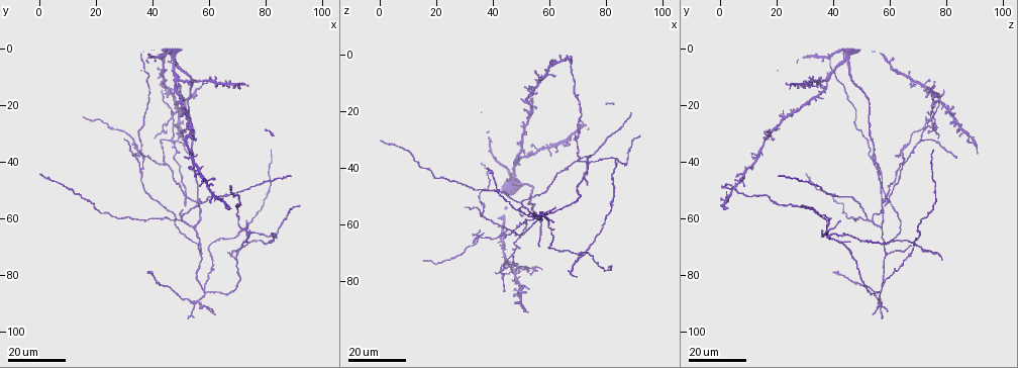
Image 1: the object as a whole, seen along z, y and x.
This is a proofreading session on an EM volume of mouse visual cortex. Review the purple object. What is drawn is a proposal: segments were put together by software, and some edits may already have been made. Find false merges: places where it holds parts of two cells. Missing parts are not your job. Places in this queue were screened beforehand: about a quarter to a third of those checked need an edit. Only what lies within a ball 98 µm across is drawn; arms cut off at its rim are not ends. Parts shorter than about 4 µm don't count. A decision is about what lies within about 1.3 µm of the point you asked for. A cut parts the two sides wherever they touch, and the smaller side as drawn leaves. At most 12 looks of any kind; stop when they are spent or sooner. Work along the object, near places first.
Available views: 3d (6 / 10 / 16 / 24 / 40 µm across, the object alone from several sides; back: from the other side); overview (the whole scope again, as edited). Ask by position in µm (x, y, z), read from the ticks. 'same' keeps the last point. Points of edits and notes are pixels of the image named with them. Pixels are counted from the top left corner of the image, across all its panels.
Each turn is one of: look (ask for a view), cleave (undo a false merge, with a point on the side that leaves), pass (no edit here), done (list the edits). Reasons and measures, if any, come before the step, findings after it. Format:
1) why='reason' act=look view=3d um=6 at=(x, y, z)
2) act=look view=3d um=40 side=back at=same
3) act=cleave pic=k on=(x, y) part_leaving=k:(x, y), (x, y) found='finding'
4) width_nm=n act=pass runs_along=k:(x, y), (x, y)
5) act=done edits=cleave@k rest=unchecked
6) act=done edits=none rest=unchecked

why='three-way junction' act=look view=3d um=16 at=(84, 66, 37)

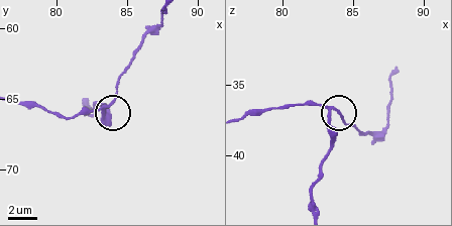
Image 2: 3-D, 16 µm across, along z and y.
why='zoom in' act=look view=3d um=6 at=(83.2, 65.8, 37.0)

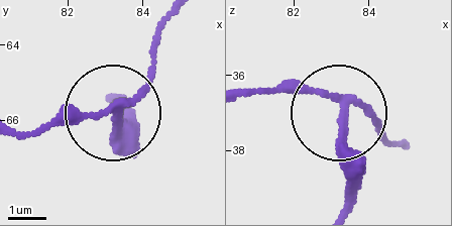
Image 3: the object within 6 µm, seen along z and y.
arms=3 act=cleave pic=3 on=(110, 138) found='a second cell is stuck on'

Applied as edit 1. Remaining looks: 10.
why='four-way junction' act=look view=3d um=16 at=(74, 65, 39)

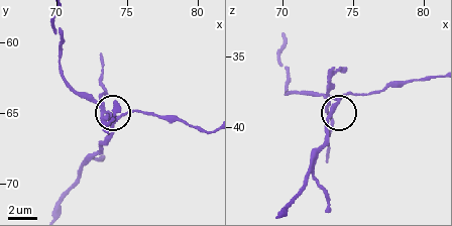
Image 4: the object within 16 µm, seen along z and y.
act=look view=3d um=10 at=(72.8, 64.6, 37.8)

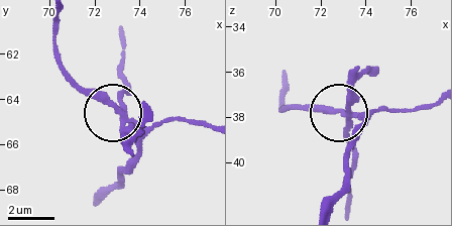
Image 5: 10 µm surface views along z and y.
width_nm=230 act=cleave pic=5 on=(118, 92) part_leaving=5:(119, 114), (125, 93), (121, 25) found='two cells meet here'

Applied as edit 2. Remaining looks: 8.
why='a fork' act=look view=3d um=16 at=(56, 89, 57)

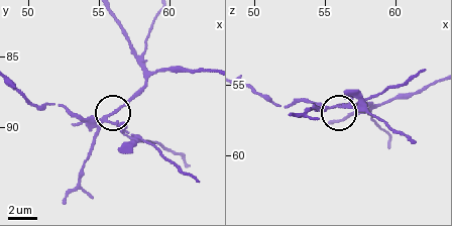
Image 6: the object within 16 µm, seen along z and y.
act=look view=3d um=6 at=(55.4, 89.6, 56.4)

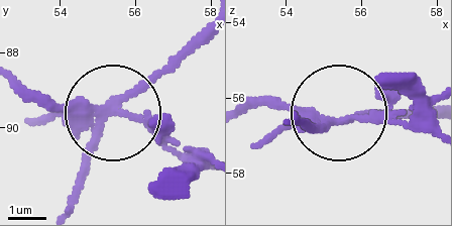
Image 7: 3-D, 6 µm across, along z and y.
arms=3 act=cleave pic=7 on=(154, 120) part_leaving=7:(101, 112), (17, 93) found='a second cell is stuck on'

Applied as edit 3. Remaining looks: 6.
why='three-way junction' act=look view=3d um=24 at=(55, 64, 57)

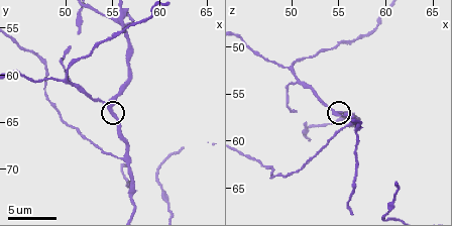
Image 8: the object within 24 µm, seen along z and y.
act=look view=3d um=10 at=(54.4, 63.2, 56.8)

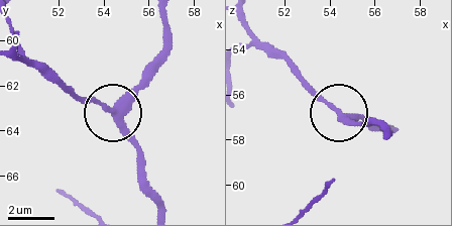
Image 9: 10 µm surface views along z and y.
arms=3 act=pass runs_along=9:(164, 20), (162, 62), (118, 107), (74, 92) found='continuous, no second cell'

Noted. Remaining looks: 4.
why='four or more arms meet' act=look view=3d um=6 at=(56.2, 69.0, 58.2)

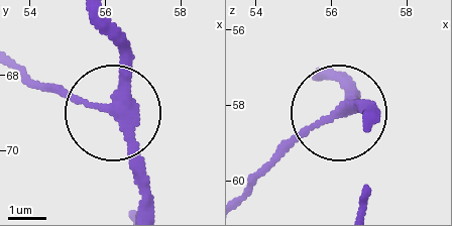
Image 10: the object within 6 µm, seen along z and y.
act=look view=3d um=6 side=back at=(56.00, 68.80, 58.30)

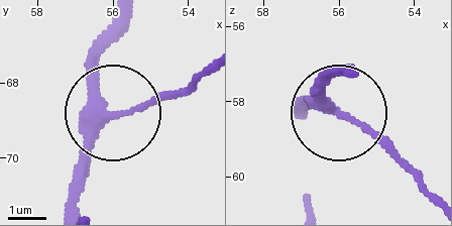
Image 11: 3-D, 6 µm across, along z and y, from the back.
act=pass runs_along=11:(131, 18), (96, 67), (105, 105), (124, 115), (208, 77) found='continuous, no second cell'

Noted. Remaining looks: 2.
why='a fork' act=look view=3d um=16 at=(50.8, 61.0, 53.6)

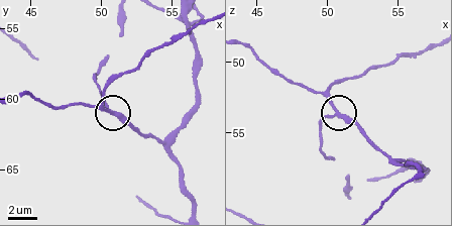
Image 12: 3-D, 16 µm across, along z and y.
act=look view=3d um=16 side=back at=(50.8, 60.8, 53.6)

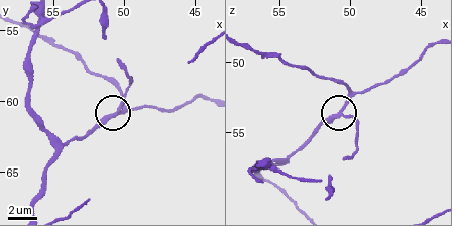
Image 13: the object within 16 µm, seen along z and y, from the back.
arms=3 act=pass runs_along=13:(32, 36), (29, 107), (66, 142), (105, 121), (129, 87) found='one cell here'

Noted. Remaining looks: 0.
act=done edits=cleave@3,cleave@5,cleave@7 rest=unchecked

